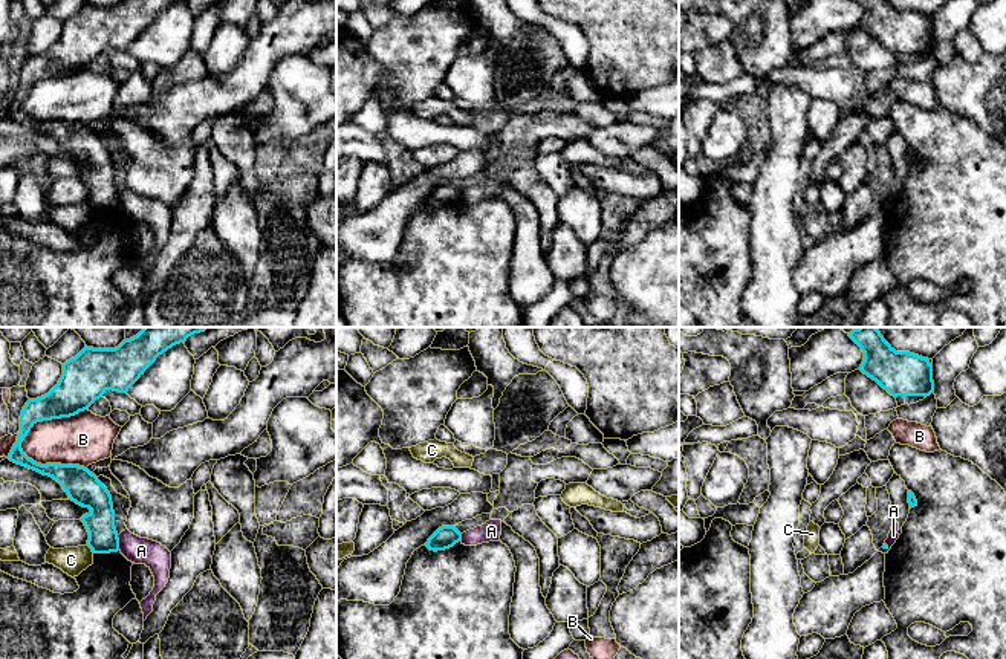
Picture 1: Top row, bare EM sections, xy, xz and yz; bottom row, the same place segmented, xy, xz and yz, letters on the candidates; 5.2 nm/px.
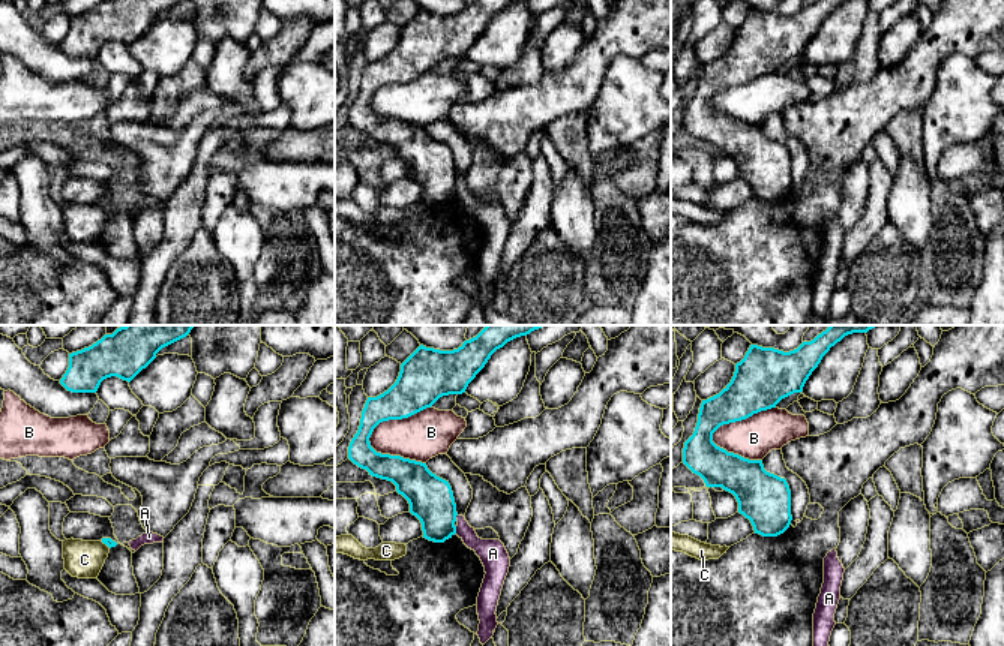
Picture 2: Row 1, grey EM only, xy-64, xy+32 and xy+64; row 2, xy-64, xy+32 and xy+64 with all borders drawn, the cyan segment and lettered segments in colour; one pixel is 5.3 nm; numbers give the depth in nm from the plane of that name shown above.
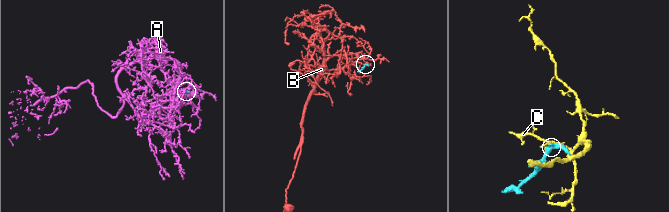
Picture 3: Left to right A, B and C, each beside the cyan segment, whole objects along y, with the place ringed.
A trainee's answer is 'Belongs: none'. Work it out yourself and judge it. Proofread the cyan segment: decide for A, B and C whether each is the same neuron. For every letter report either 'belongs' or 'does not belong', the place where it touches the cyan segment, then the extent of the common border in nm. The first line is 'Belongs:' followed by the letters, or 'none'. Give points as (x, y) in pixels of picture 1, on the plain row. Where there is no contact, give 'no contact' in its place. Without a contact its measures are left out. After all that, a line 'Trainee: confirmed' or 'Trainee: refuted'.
Belongs: none
A: does not belong; meets cyan in xy at (118, 201); contact 80 nm long
B: does not belong; meets cyan in xy at (46, 77); contact 420 nm long
C: does not belong; meets cyan in xy at (90, 205); contact 60 nm long
Trainee: confirmed

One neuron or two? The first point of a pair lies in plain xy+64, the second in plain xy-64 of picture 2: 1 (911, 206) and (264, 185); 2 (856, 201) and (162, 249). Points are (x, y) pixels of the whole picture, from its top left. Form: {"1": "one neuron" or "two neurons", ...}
{"1": "two neurons", "2": "two neurons"}

